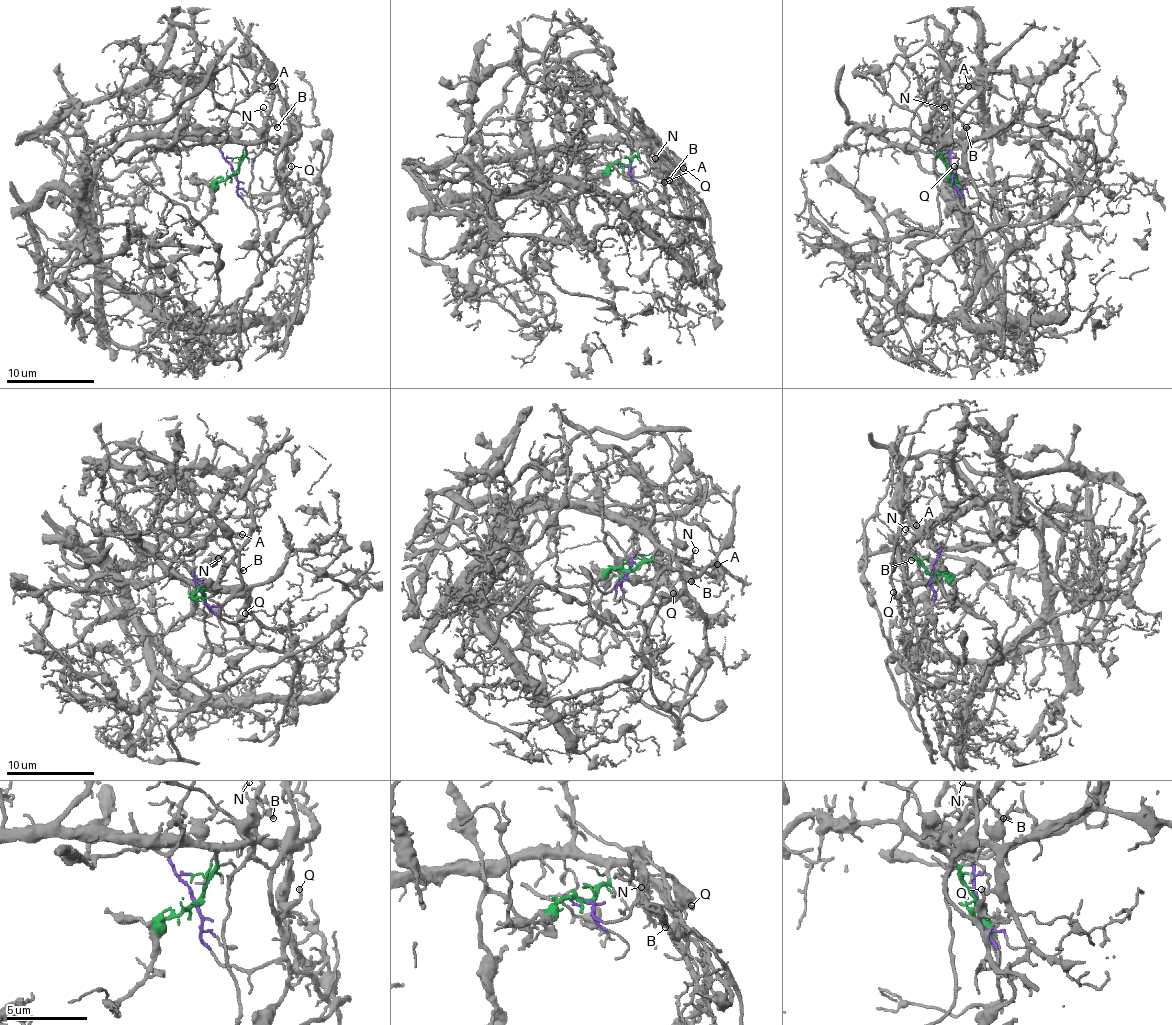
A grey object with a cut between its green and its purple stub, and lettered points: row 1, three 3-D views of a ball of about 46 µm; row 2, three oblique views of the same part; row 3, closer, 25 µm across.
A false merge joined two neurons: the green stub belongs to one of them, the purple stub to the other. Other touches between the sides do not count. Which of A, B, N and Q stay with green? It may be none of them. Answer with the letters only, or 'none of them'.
A, B, N

